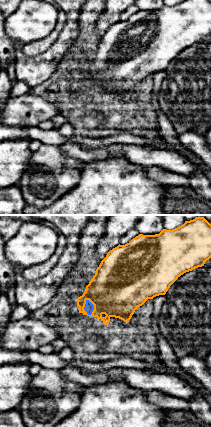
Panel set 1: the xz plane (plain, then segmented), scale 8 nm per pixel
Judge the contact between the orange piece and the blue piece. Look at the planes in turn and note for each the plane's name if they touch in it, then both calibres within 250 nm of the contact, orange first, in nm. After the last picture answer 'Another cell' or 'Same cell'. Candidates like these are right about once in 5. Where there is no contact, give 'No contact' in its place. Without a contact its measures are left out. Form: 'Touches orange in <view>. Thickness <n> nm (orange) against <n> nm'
Touches orange in xz. Thickness 340 nm (orange) against 80 nm

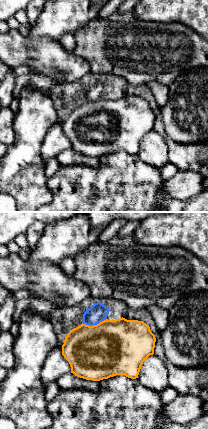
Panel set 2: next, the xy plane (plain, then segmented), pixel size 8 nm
Touches orange in xy. Thickness 440 nm (orange) against 150 nm

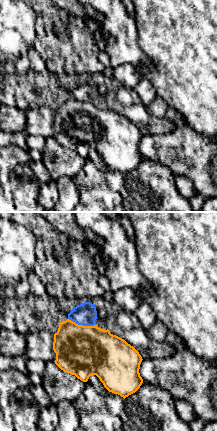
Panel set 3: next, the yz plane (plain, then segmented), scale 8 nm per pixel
Touches orange in yz. Thickness 420 nm (orange) against 180 nm

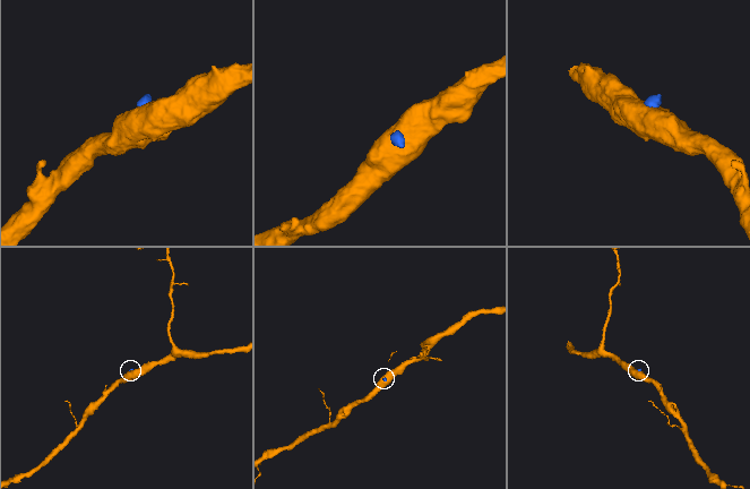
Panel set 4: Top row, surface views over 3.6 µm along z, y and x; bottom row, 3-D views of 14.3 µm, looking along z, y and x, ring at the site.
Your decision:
Another cell

